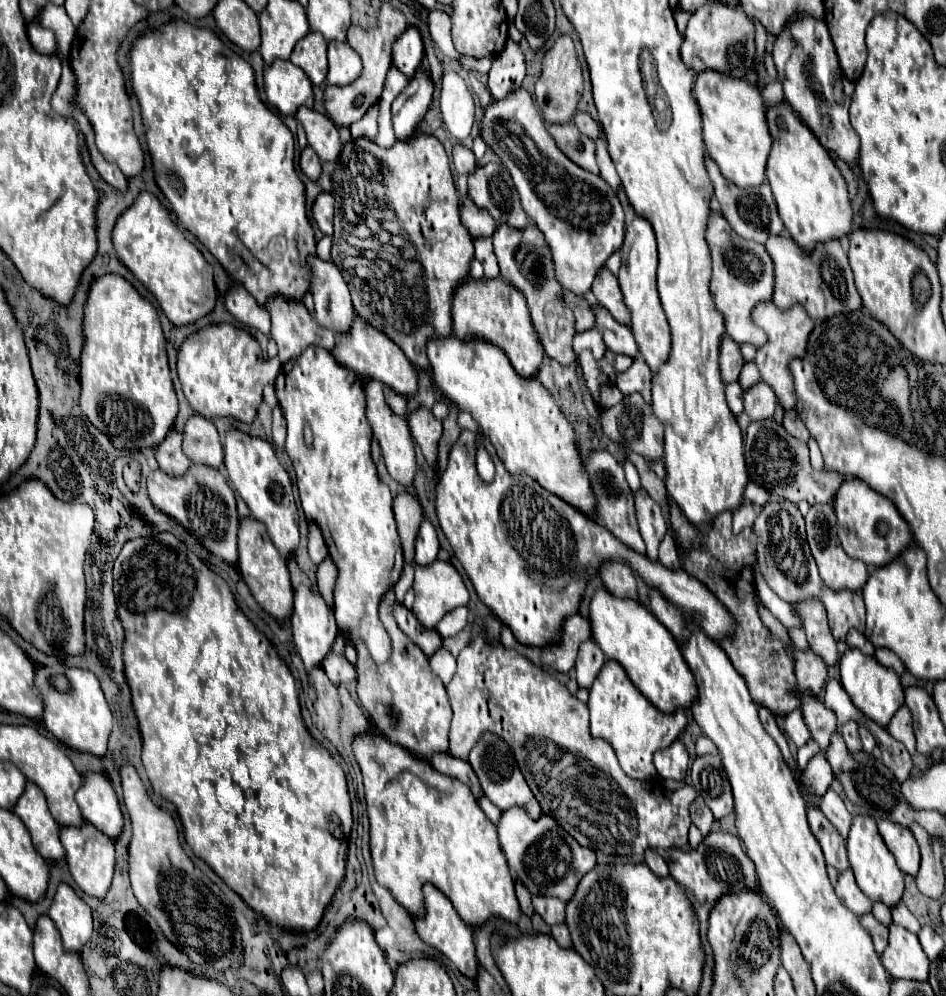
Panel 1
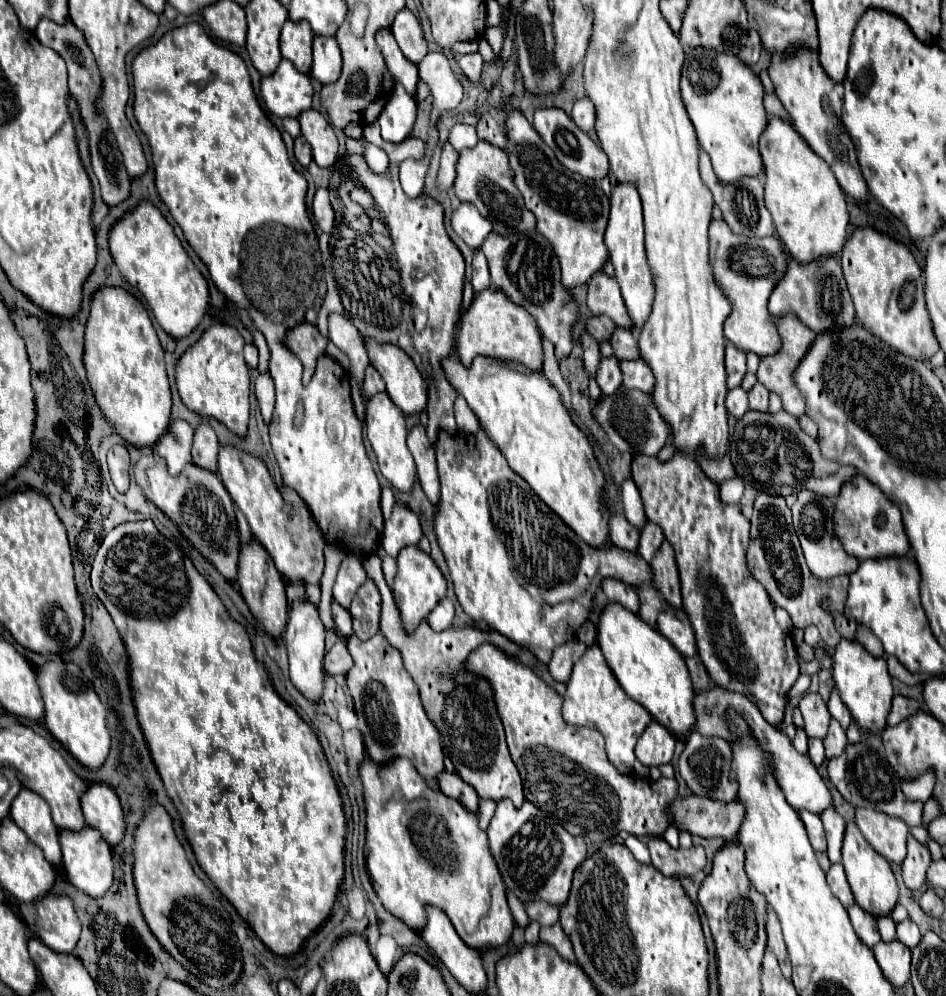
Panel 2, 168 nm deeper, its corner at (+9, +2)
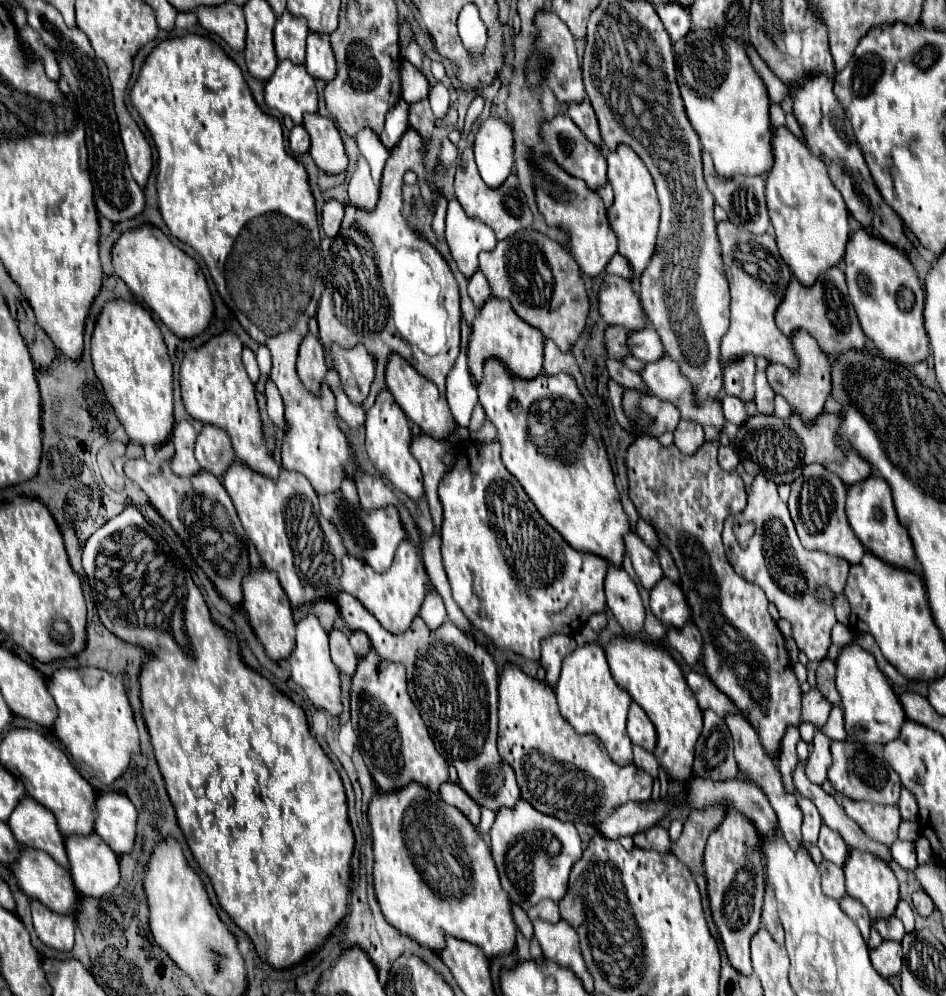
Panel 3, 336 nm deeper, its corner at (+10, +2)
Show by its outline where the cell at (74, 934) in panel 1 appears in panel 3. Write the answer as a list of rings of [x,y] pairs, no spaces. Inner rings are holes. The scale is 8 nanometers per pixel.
[[[41,902],[31,904],[31,914],[35,932],[45,946],[55,948],[59,952],[69,952],[73,948],[75,920],[71,916],[57,914],[47,906],[43,906]]]

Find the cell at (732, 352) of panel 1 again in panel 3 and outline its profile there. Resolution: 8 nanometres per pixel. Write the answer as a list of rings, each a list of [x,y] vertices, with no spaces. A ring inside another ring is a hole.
[[[743,356],[737,362],[731,362],[723,370],[723,388],[729,396],[737,396],[743,402],[753,400],[755,384],[755,358],[753,356]]]

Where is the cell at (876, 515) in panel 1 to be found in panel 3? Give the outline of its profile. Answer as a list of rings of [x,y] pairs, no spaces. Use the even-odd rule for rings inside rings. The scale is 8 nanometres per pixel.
[[[869,476],[867,480],[849,486],[845,512],[847,512],[847,520],[853,532],[857,534],[857,538],[869,552],[873,552],[875,556],[881,556],[881,560],[897,568],[905,568],[905,570],[915,568],[917,558],[913,552],[913,544],[905,528],[897,520],[897,512],[893,508],[893,498],[891,498],[891,488],[889,484],[885,484],[881,476]]]

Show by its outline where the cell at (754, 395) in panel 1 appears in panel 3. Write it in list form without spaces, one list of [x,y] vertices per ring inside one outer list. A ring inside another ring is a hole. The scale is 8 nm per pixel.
[[[757,372],[755,376],[755,404],[757,404],[757,410],[759,414],[773,414],[773,388],[769,386],[767,378],[765,378],[765,372]]]

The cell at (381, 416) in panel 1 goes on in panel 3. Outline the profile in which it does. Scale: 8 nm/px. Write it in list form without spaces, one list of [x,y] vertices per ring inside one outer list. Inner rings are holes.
[[[383,390],[375,404],[371,406],[371,410],[367,412],[367,420],[365,420],[365,430],[367,430],[367,454],[375,466],[375,470],[385,476],[397,490],[401,490],[403,494],[407,494],[411,500],[417,500],[423,496],[423,478],[421,478],[421,468],[417,464],[417,460],[413,458],[409,446],[411,446],[411,430],[409,430],[409,422],[407,416],[403,414],[403,410],[399,408],[399,404],[395,402],[393,394],[389,390]]]

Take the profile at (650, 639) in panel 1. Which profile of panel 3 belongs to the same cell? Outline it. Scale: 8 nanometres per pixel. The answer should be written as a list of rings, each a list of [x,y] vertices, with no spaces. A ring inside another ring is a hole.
[[[615,638],[605,648],[605,654],[613,678],[645,710],[645,714],[657,728],[657,752],[653,752],[653,756],[665,768],[669,778],[681,784],[689,784],[693,776],[695,742],[701,734],[703,718],[693,692],[689,692],[679,664],[663,648],[639,640],[627,642],[623,638]]]

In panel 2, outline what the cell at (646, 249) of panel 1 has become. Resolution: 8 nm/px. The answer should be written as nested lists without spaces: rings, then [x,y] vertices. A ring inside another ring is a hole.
[[[616,184],[616,190],[610,198],[610,220],[604,236],[608,258],[614,266],[614,276],[622,288],[622,296],[632,318],[634,330],[640,330],[646,324],[646,316],[650,314],[650,304],[654,296],[652,274],[646,262],[644,250],[644,222],[642,222],[642,204],[636,188],[632,184]]]

